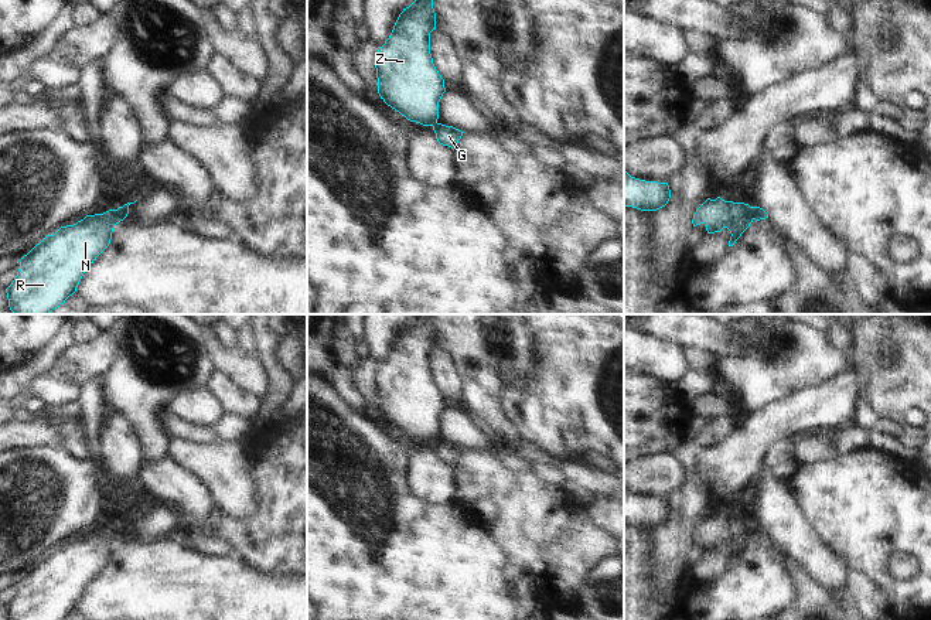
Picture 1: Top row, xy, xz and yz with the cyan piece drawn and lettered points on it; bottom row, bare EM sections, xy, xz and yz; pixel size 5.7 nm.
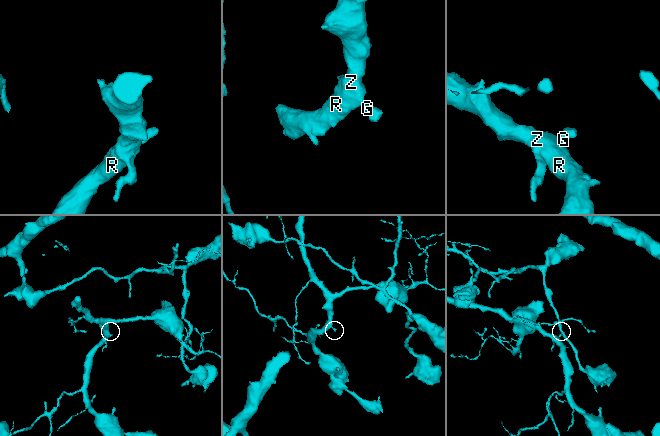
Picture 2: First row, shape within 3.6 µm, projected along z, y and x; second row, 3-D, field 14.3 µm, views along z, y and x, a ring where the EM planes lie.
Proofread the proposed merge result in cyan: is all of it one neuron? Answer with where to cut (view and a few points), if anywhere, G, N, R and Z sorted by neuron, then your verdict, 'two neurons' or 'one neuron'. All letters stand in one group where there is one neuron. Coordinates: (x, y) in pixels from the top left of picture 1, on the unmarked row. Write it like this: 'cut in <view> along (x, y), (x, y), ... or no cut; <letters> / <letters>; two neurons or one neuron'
cut in yz along (749, 524), (749, 531), (753, 535); G / N R Z; two neurons

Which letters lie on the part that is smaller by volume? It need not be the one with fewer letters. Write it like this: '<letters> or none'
G

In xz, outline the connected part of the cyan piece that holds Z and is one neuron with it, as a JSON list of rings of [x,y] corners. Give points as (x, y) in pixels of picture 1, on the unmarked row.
[[[417,314],[399,331],[389,355],[379,364],[374,379],[381,416],[407,437],[423,443],[437,440],[439,419],[446,409],[444,396],[436,386],[430,371],[433,347],[436,347],[433,314]]]

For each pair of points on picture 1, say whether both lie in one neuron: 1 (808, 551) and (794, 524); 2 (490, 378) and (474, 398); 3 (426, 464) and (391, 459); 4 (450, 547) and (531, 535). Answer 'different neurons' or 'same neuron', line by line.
1: same neuron
2: different neurons
3: different neurons
4: different neurons

